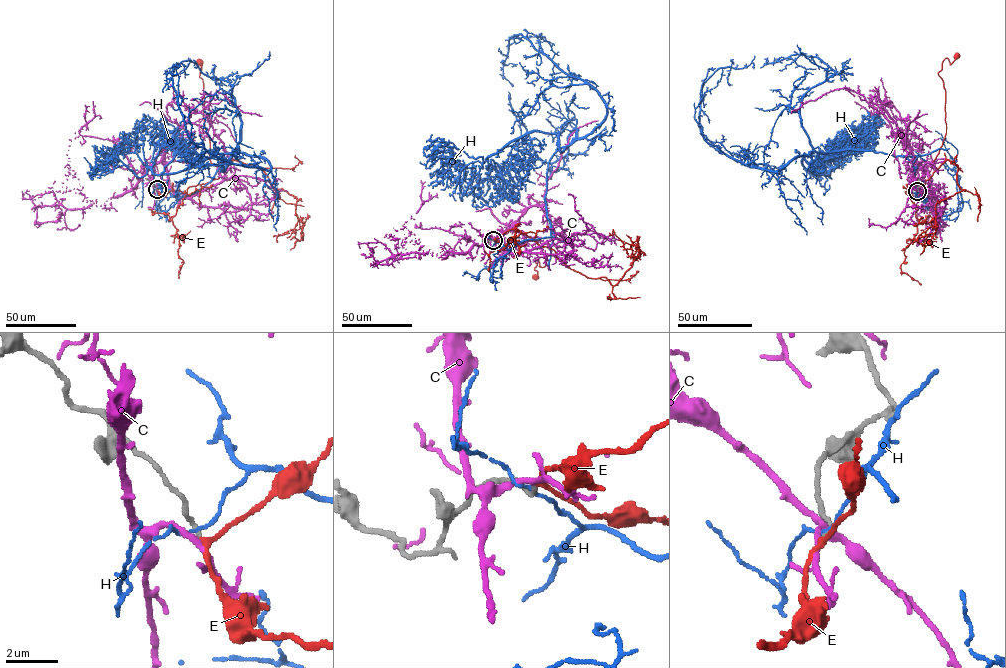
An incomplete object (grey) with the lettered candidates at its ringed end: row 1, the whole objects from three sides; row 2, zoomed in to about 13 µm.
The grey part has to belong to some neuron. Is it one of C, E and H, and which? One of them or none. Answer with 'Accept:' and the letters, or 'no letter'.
Accept: E

